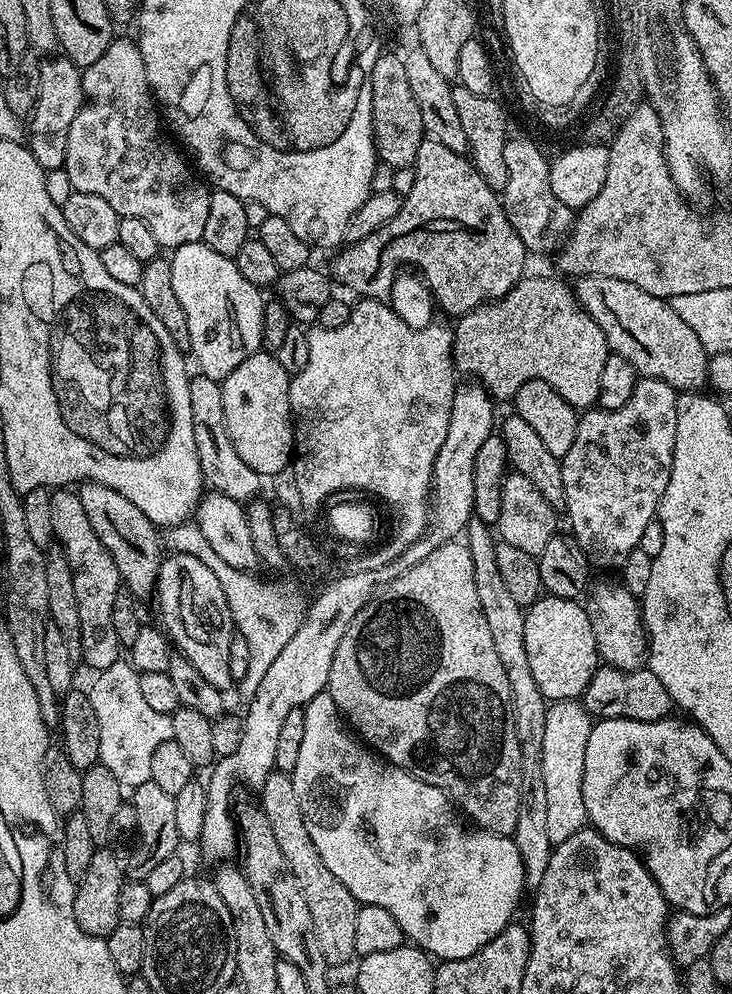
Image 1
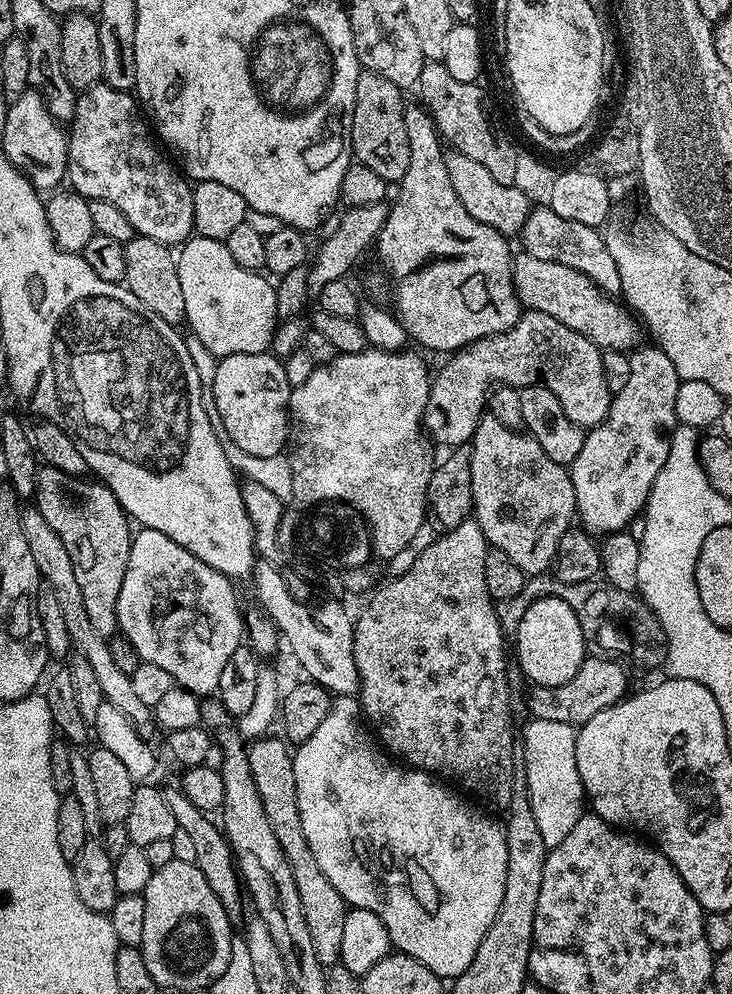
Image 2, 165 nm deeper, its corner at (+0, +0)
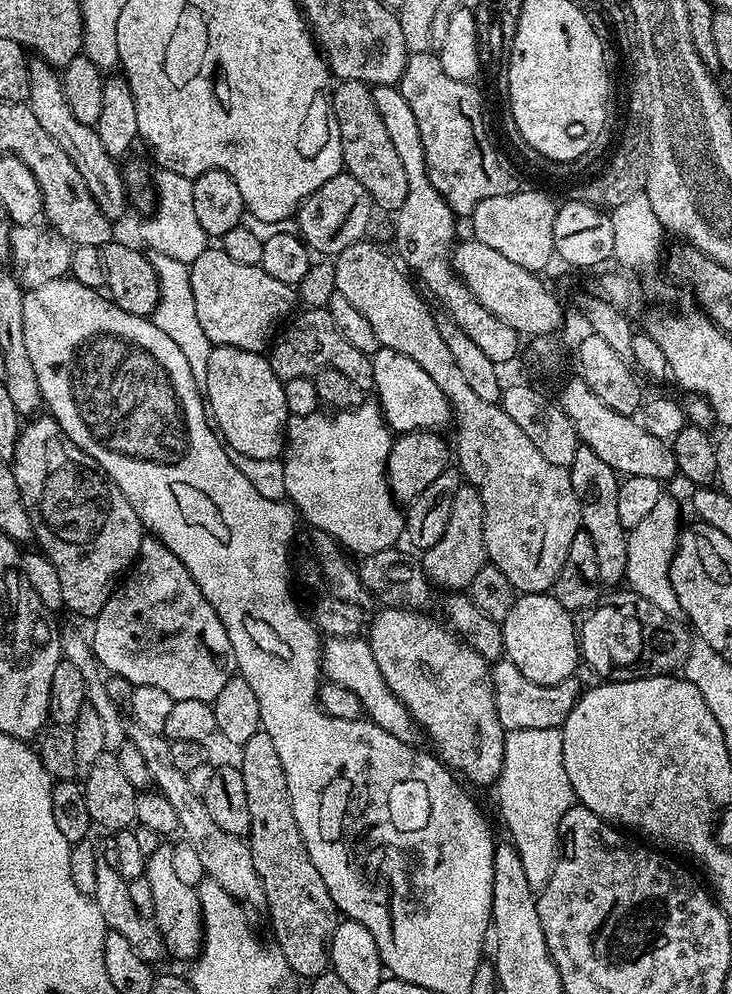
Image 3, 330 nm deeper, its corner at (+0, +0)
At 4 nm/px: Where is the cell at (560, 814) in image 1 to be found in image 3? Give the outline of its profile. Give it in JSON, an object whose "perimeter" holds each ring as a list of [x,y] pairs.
{"perimeter":[[[560,728],[550,730],[514,730],[504,738],[504,757],[502,770],[494,785],[496,800],[500,803],[500,816],[508,827],[510,842],[518,850],[518,858],[522,858],[522,871],[530,882],[532,891],[540,893],[550,882],[550,874],[554,874],[554,866],[560,855],[560,823],[562,814],[570,810],[574,803],[570,778],[566,778],[566,766],[562,766],[562,734]]]}

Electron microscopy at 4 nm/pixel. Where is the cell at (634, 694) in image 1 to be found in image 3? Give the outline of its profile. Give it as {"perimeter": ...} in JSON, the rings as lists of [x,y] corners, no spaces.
{"perimeter":[[[501,658],[491,665],[492,693],[494,694],[494,710],[498,722],[504,727],[505,733],[514,730],[550,730],[560,728],[566,722],[570,710],[574,710],[576,699],[580,696],[582,685],[576,678],[563,680],[557,684],[539,684],[530,682],[506,658]]]}

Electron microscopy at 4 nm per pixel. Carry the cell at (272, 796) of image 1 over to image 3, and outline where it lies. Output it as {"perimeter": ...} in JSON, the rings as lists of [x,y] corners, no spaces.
{"perimeter":[[[263,730],[239,749],[238,767],[242,782],[246,782],[246,803],[250,805],[248,849],[254,858],[254,870],[262,878],[264,908],[272,919],[275,947],[286,958],[290,970],[300,978],[311,978],[329,971],[328,943],[338,923],[336,904],[322,882],[322,874],[310,862],[306,842],[298,830],[290,794],[286,786],[286,770],[278,758],[270,734]]]}

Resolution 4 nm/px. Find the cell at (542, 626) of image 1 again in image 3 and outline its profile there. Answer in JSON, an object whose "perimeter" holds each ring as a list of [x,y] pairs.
{"perimeter":[[[525,592],[517,595],[510,614],[502,621],[504,631],[503,655],[530,682],[539,684],[557,684],[563,680],[573,679],[576,663],[580,664],[581,649],[578,647],[578,628],[574,623],[573,613],[567,612],[550,594],[542,592]]]}

